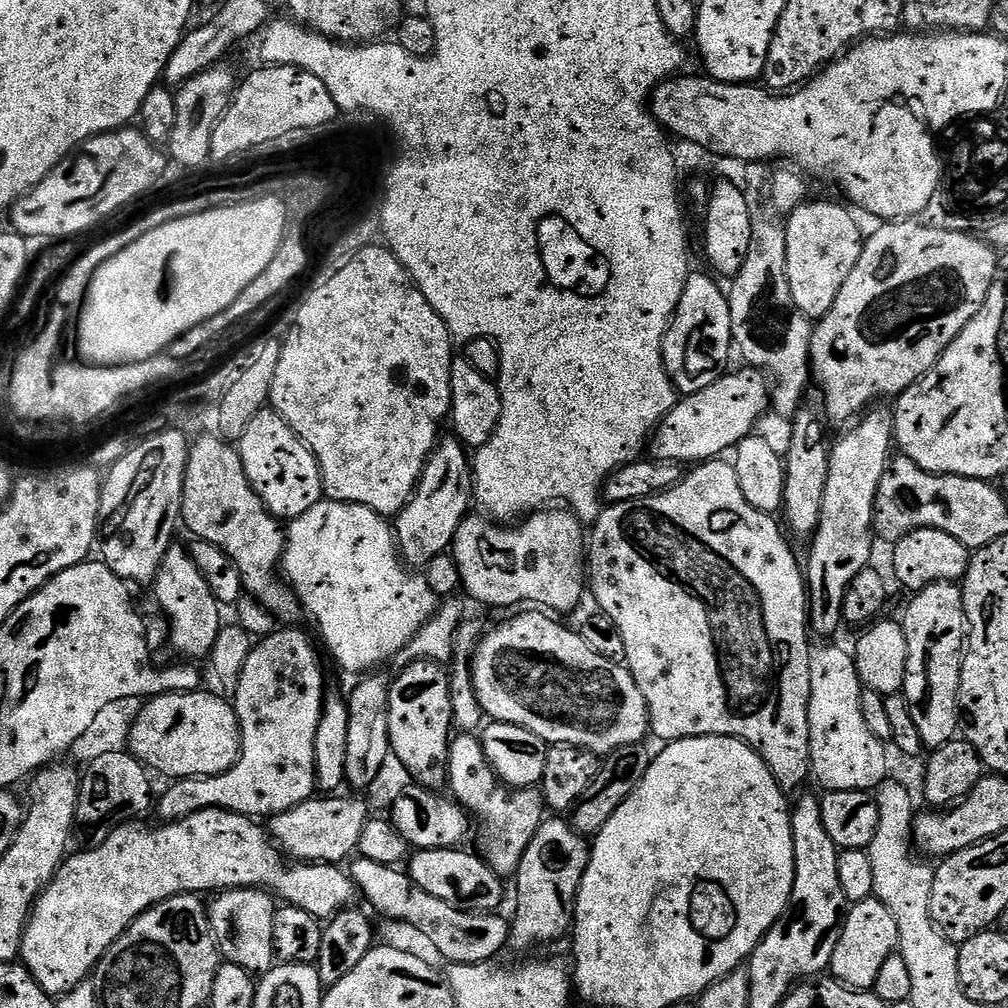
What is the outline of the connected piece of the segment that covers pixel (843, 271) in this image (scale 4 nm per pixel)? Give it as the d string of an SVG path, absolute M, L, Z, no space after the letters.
M815 198L787 213L783 227L786 236L786 278L789 279L794 306L815 322L830 310L830 306L834 306L834 298L838 298L842 282L846 282L846 278L850 278L850 270L858 266L865 233L860 233L855 218L842 205Z

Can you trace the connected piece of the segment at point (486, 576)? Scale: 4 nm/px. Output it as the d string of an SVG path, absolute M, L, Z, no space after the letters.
M543 508L525 517L519 524L505 526L483 515L466 516L455 532L451 555L458 566L461 587L474 600L494 608L532 602L550 612L570 612L586 592L586 530L575 513L561 508Z

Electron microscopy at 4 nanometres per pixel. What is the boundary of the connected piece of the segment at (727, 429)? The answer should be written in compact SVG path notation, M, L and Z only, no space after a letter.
M744 366L741 372L723 374L712 385L698 393L677 399L670 414L656 427L650 437L650 452L657 460L669 460L681 466L695 466L706 460L714 460L731 453L736 445L757 431L757 424L770 408L770 380L758 368Z

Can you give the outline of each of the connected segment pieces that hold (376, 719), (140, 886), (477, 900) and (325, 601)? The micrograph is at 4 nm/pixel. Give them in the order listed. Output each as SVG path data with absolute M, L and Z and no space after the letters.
M376 670L365 675L352 688L348 696L348 713L350 714L349 737L346 744L346 774L345 783L360 790L367 791L376 779L380 767L391 753L389 746L389 698L392 681L389 673Z
M207 808L201 812L190 814L181 820L170 820L167 822L157 823L157 828L147 828L146 825L140 824L144 822L129 822L115 828L106 838L104 844L99 844L97 848L86 848L76 850L71 853L61 863L56 877L46 885L40 897L36 899L36 904L32 907L32 915L28 918L28 925L24 927L24 941L20 943L19 959L22 961L32 979L41 988L46 995L59 998L65 996L70 990L74 990L79 984L85 983L85 980L93 973L96 965L100 963L101 958L106 954L106 950L110 950L110 946L114 946L114 942L118 942L118 938L126 929L146 910L150 910L156 904L161 904L163 900L170 899L171 896L182 896L185 894L205 894L204 892L219 893L221 890L229 888L259 888L267 890L269 893L281 896L283 903L288 906L295 906L306 910L306 914L316 917L317 920L324 922L336 915L344 908L349 907L353 903L352 899L357 899L358 893L355 884L352 882L351 875L347 871L343 872L343 867L326 864L323 862L289 862L284 853L270 839L269 833L259 828L257 821L251 816L243 816L241 813L227 812L225 808Z
M422 848L411 853L406 871L412 881L426 894L442 898L455 908L467 912L495 912L504 900L505 881L475 851L464 852L460 848Z
M322 498L317 502L317 504L315 504L314 506L310 506L310 510L306 510L306 514L302 514L296 520L291 521L291 523L289 523L286 528L286 539L284 542L284 558L282 561L282 572L283 575L286 577L287 583L290 585L292 591L295 592L296 597L300 599L303 611L307 613L307 615L309 612L309 614L312 615L314 619L316 619L316 624L318 627L320 627L321 637L319 636L319 639L322 641L322 644L323 644L322 639L324 639L324 644L326 647L328 647L329 654L332 655L333 658L336 659L337 662L340 663L341 666L344 667L346 671L360 672L356 674L368 674L371 673L373 670L379 669L381 666L384 666L384 663L387 662L388 664L389 661L391 661L394 656L396 656L400 651L402 651L402 649L415 637L415 635L418 634L420 628L423 627L423 625L427 623L427 621L431 619L433 615L435 615L436 609L438 607L438 598L434 594L434 590L430 590L430 586L426 582L426 578L423 576L423 574L417 574L415 571L409 570L406 567L398 551L398 545L394 535L393 525L389 523L389 521L385 519L385 517L379 516L379 514L377 514L374 510L370 510L369 508L367 508L366 506L362 506L361 504L347 504L346 502L342 502L341 500L329 500L327 498Z

